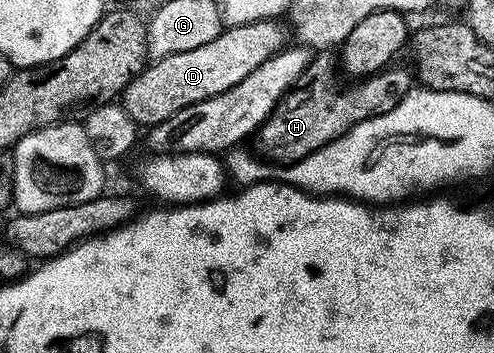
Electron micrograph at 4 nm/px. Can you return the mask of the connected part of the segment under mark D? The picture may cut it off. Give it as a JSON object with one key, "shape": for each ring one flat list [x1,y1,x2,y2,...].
{"shape":[[247,22,244,26,239,25,228,25,216,38,209,40,209,44,201,44,201,48,189,48,189,52,177,52,164,58,156,58,150,64,144,65,143,69,136,73,135,79,123,89,121,95,121,104,127,109,131,119,143,128,157,126,189,105,229,91,251,72,261,67,261,64,284,49,283,41,286,40,287,34,283,31,281,23]]}

